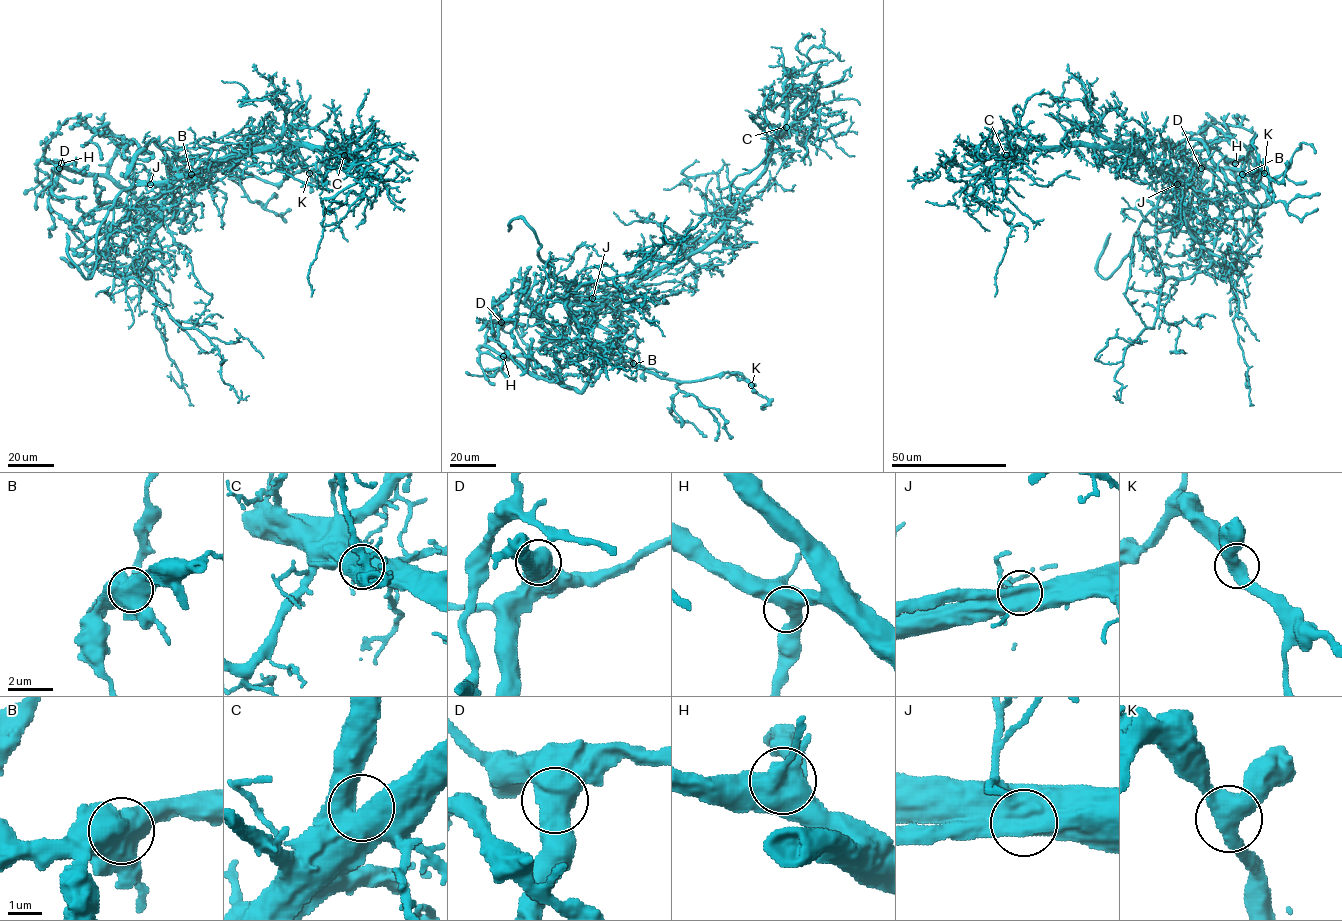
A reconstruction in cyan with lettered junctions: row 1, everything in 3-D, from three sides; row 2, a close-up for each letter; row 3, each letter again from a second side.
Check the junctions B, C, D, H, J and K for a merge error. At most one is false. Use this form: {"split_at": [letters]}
{"split_at": []}

